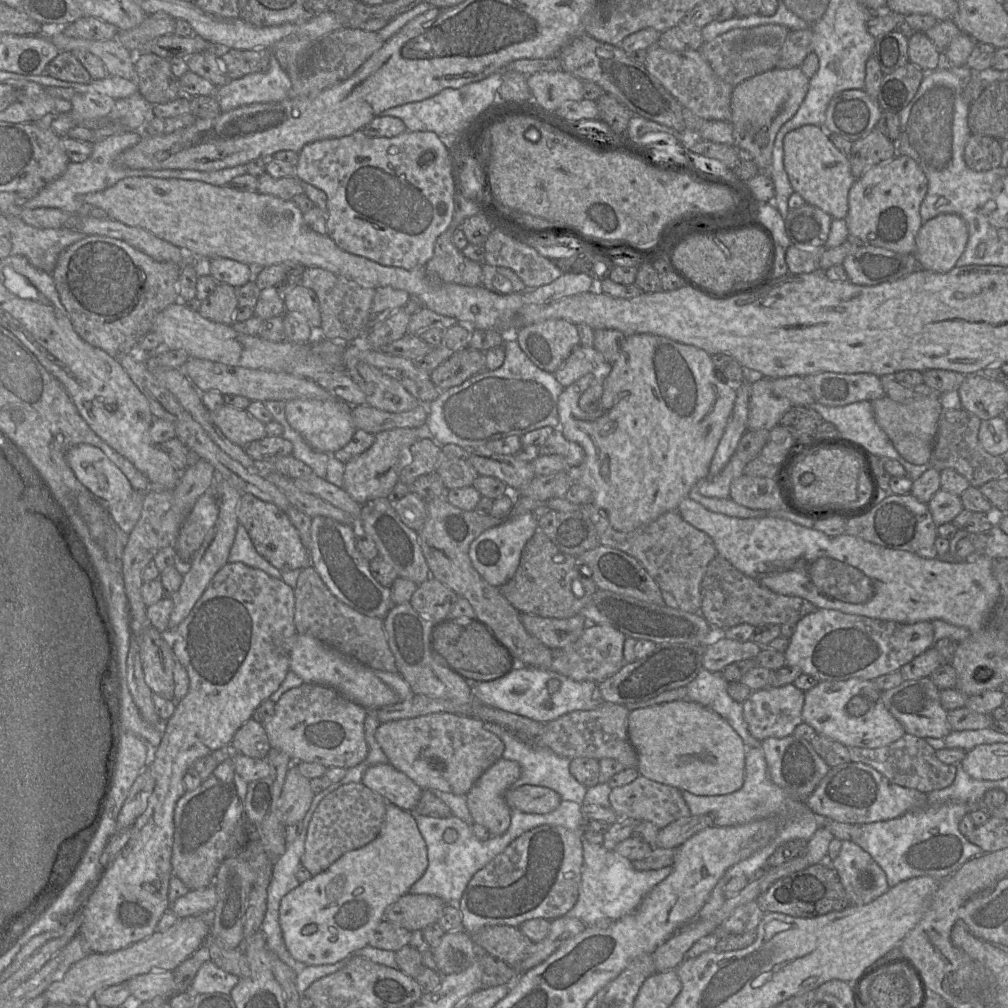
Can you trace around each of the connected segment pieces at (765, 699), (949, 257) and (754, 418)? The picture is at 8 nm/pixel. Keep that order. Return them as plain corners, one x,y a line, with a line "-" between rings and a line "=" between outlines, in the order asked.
793,683
781,687
766,686
752,691
743,703
743,717
750,734
760,742
770,737
784,738
792,735
795,728
803,722
804,701
805,692
798,689
=
940,214
920,227
914,256
921,269
946,273
956,267
967,241
966,222
956,214
=
764,377
751,384
748,430
770,431
793,407
790,400
772,393
771,380

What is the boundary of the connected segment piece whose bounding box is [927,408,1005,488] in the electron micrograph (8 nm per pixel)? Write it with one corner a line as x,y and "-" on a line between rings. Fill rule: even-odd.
942,408
934,446
927,464
938,471
946,468
954,469
976,488
1004,476
1005,465
1002,456
993,456
988,453
978,439
981,421
979,417
963,408
957,410

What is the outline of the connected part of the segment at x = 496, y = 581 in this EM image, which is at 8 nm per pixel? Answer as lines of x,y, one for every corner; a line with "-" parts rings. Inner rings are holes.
528,512
486,530
474,539
469,548
469,557
474,568
490,585
504,585
515,575
522,551
537,529
537,516
533,512

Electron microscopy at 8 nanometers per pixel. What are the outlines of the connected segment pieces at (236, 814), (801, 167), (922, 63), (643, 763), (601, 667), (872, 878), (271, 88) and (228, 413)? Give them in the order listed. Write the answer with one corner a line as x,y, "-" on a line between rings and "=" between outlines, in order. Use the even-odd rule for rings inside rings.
231,756
220,763
198,788
186,791
175,806
172,875
190,890
213,885
217,869
231,847
231,837
244,815
248,783
235,771
=
804,125
786,134
783,148
784,168
794,192
833,219
845,219
849,209
849,190
856,179
851,173
848,156
834,146
829,133
821,126
=
922,32
908,33
908,56
909,62
924,72
933,71
943,65
942,54
=
675,700
631,710
628,736
638,755
639,773
653,781
699,796
731,794
744,784
747,747
742,738
727,720
697,702
=
588,624
574,643
561,649
553,649
553,661
548,669
576,681
592,681
599,684
626,663
623,655
625,639
626,636
613,627
=
842,841
842,848
839,855
831,862
827,860
825,862
829,863
837,871
841,883
846,891
849,900
849,905
860,906
870,903
871,901
875,900
876,898
884,894
889,889
886,874
883,871
883,869
874,861
874,859
868,852
863,850
854,841
=
271,54
267,72
229,80
217,88
215,98
223,113
241,106
282,101
289,96
291,86
288,74
=
223,405
211,411
210,415
223,435
240,447
267,436
266,425
252,417
247,410

